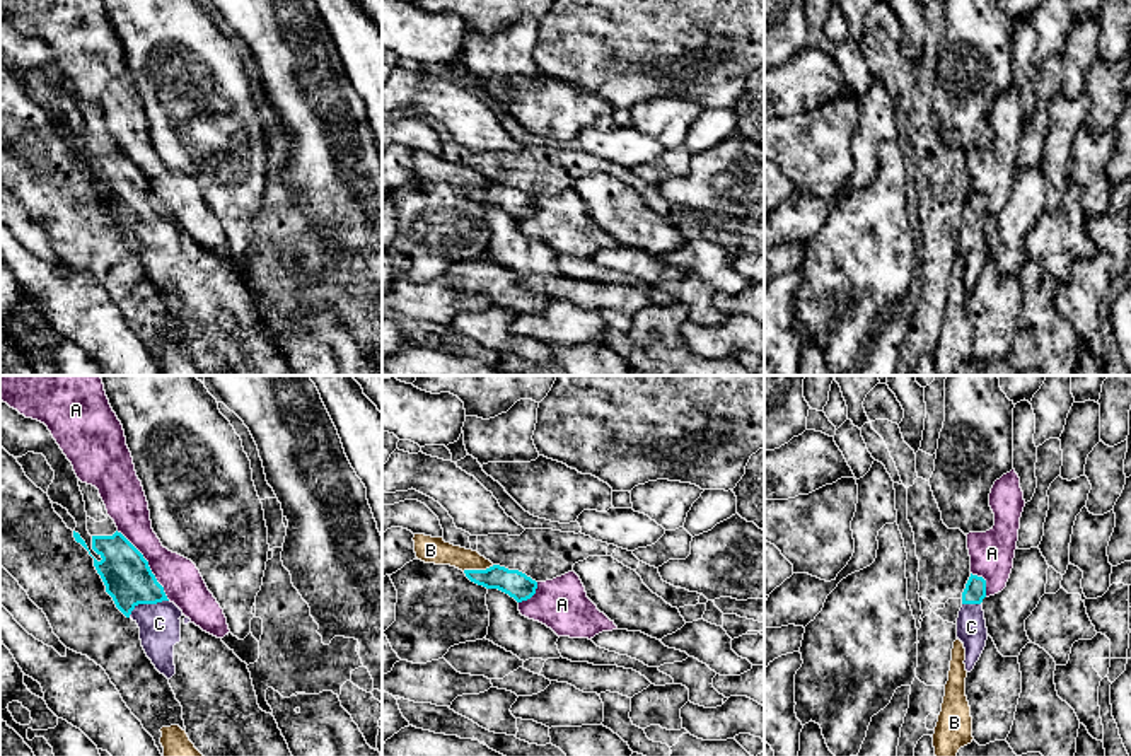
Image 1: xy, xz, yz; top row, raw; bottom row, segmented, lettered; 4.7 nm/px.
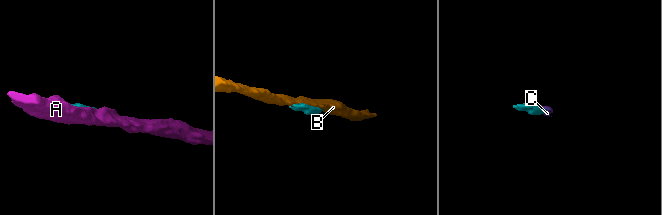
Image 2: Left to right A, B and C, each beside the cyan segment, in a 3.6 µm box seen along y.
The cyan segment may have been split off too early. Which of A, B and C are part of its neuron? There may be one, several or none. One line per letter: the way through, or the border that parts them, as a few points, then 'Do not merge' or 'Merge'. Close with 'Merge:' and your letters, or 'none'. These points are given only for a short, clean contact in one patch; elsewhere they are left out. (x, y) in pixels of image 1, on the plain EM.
A: Do not merge
B: Do not merge
C: Path across: xy (127, 193), (133, 207), (147, 220), (159, 241). Merge
Merge: C

